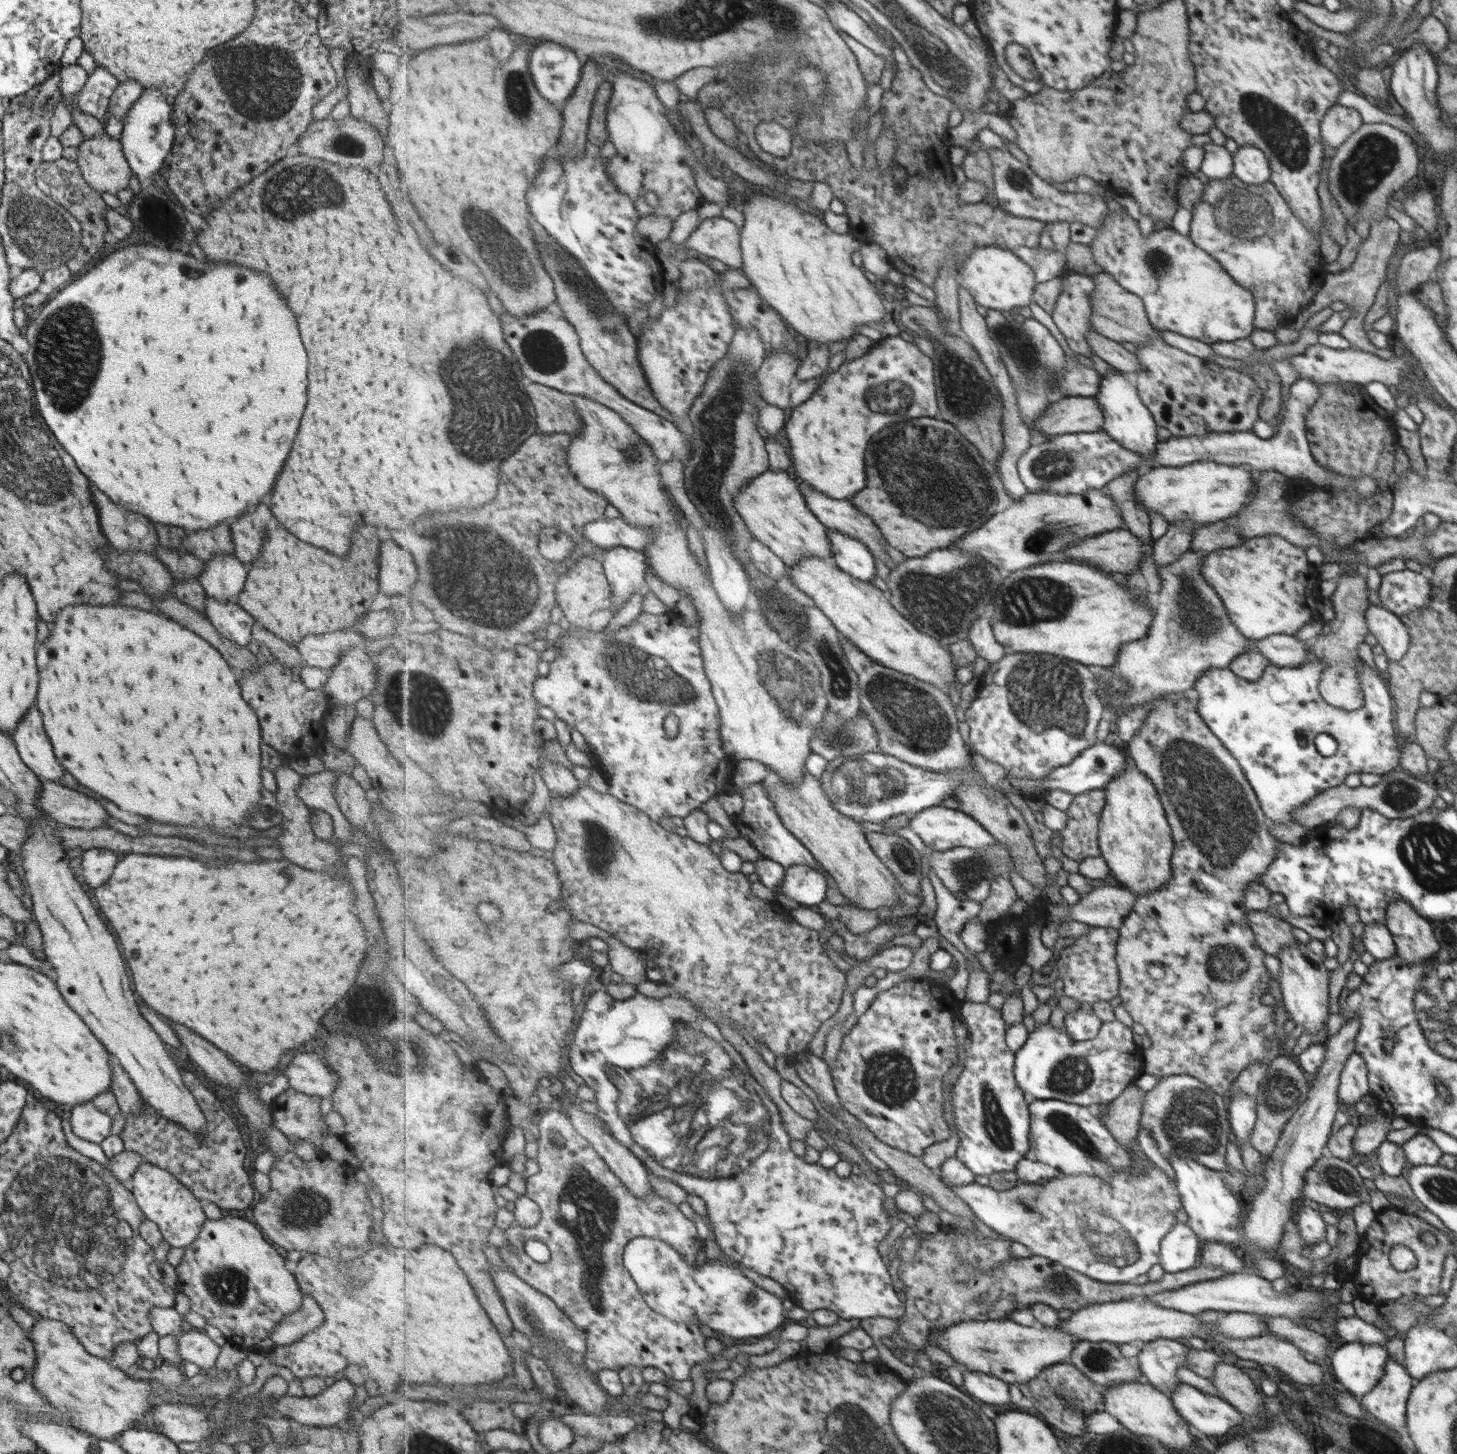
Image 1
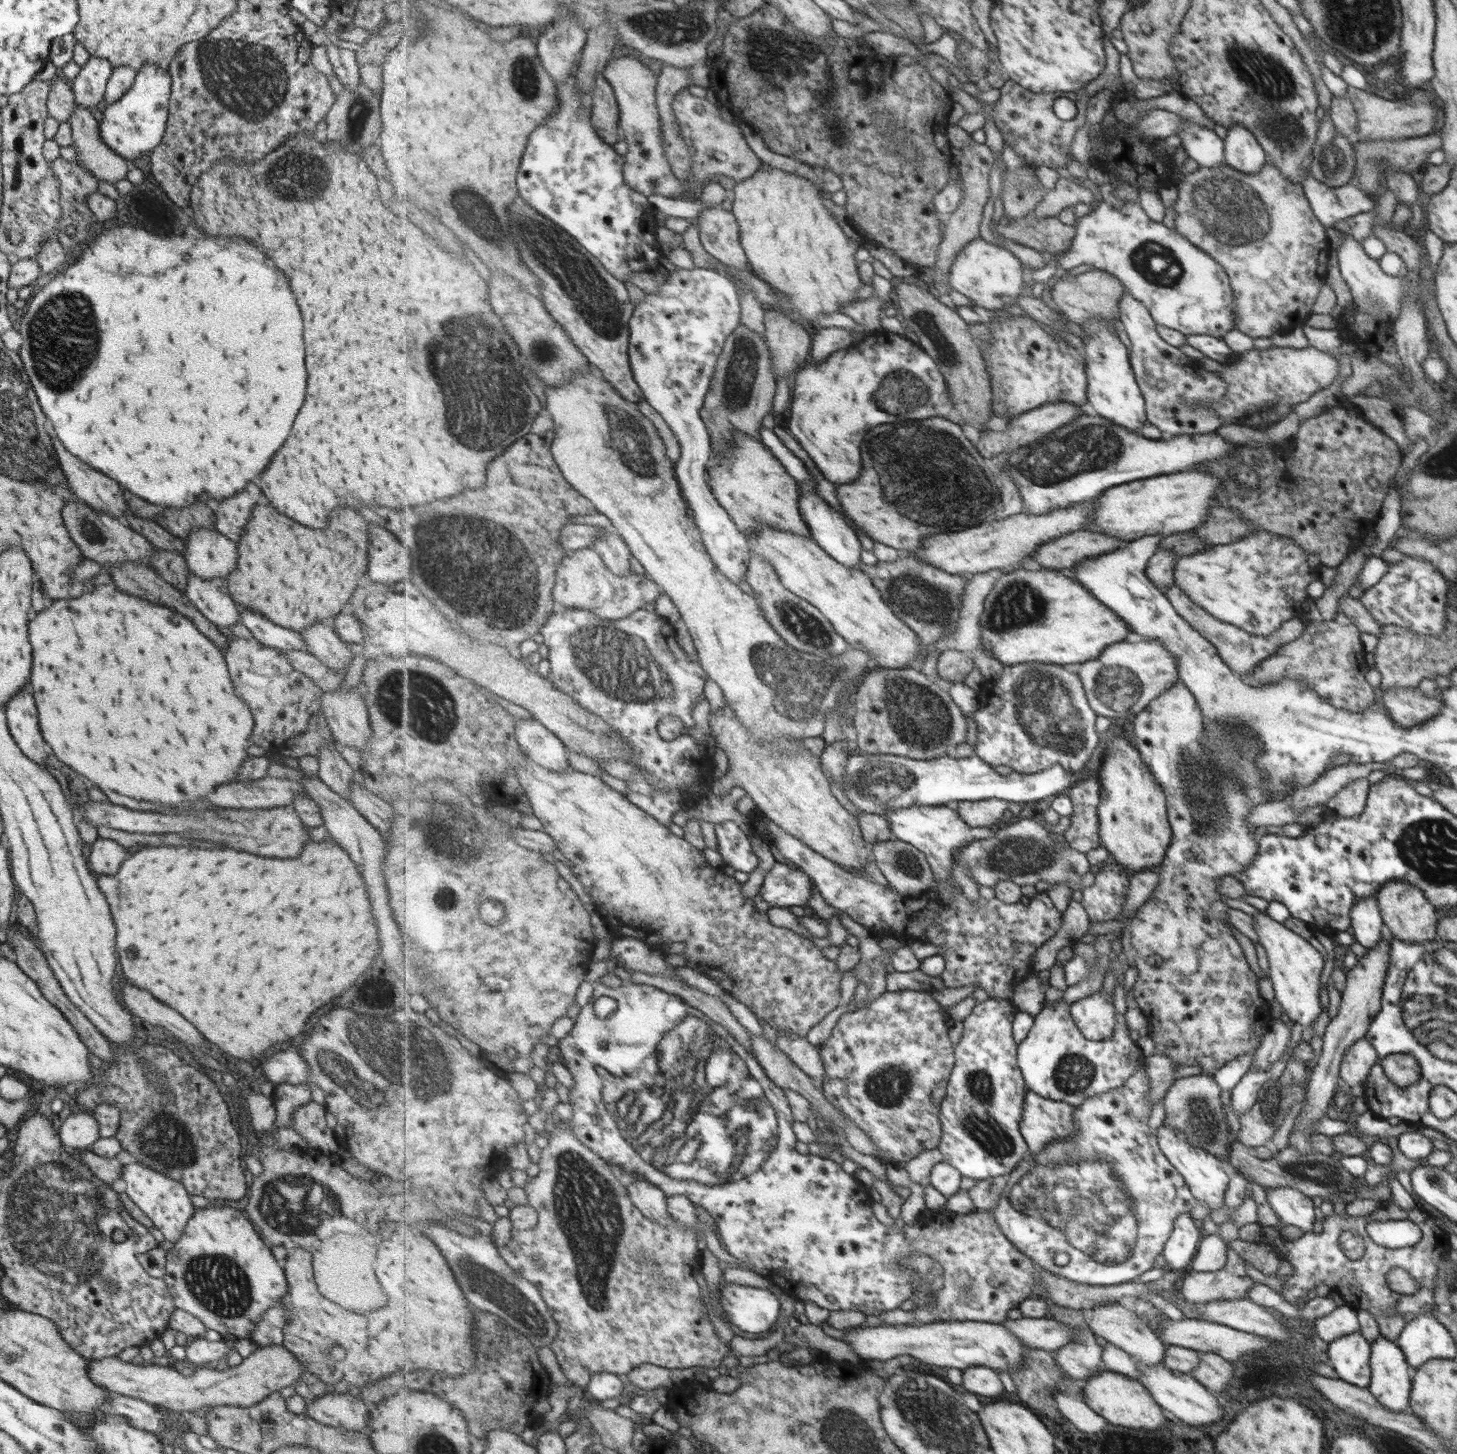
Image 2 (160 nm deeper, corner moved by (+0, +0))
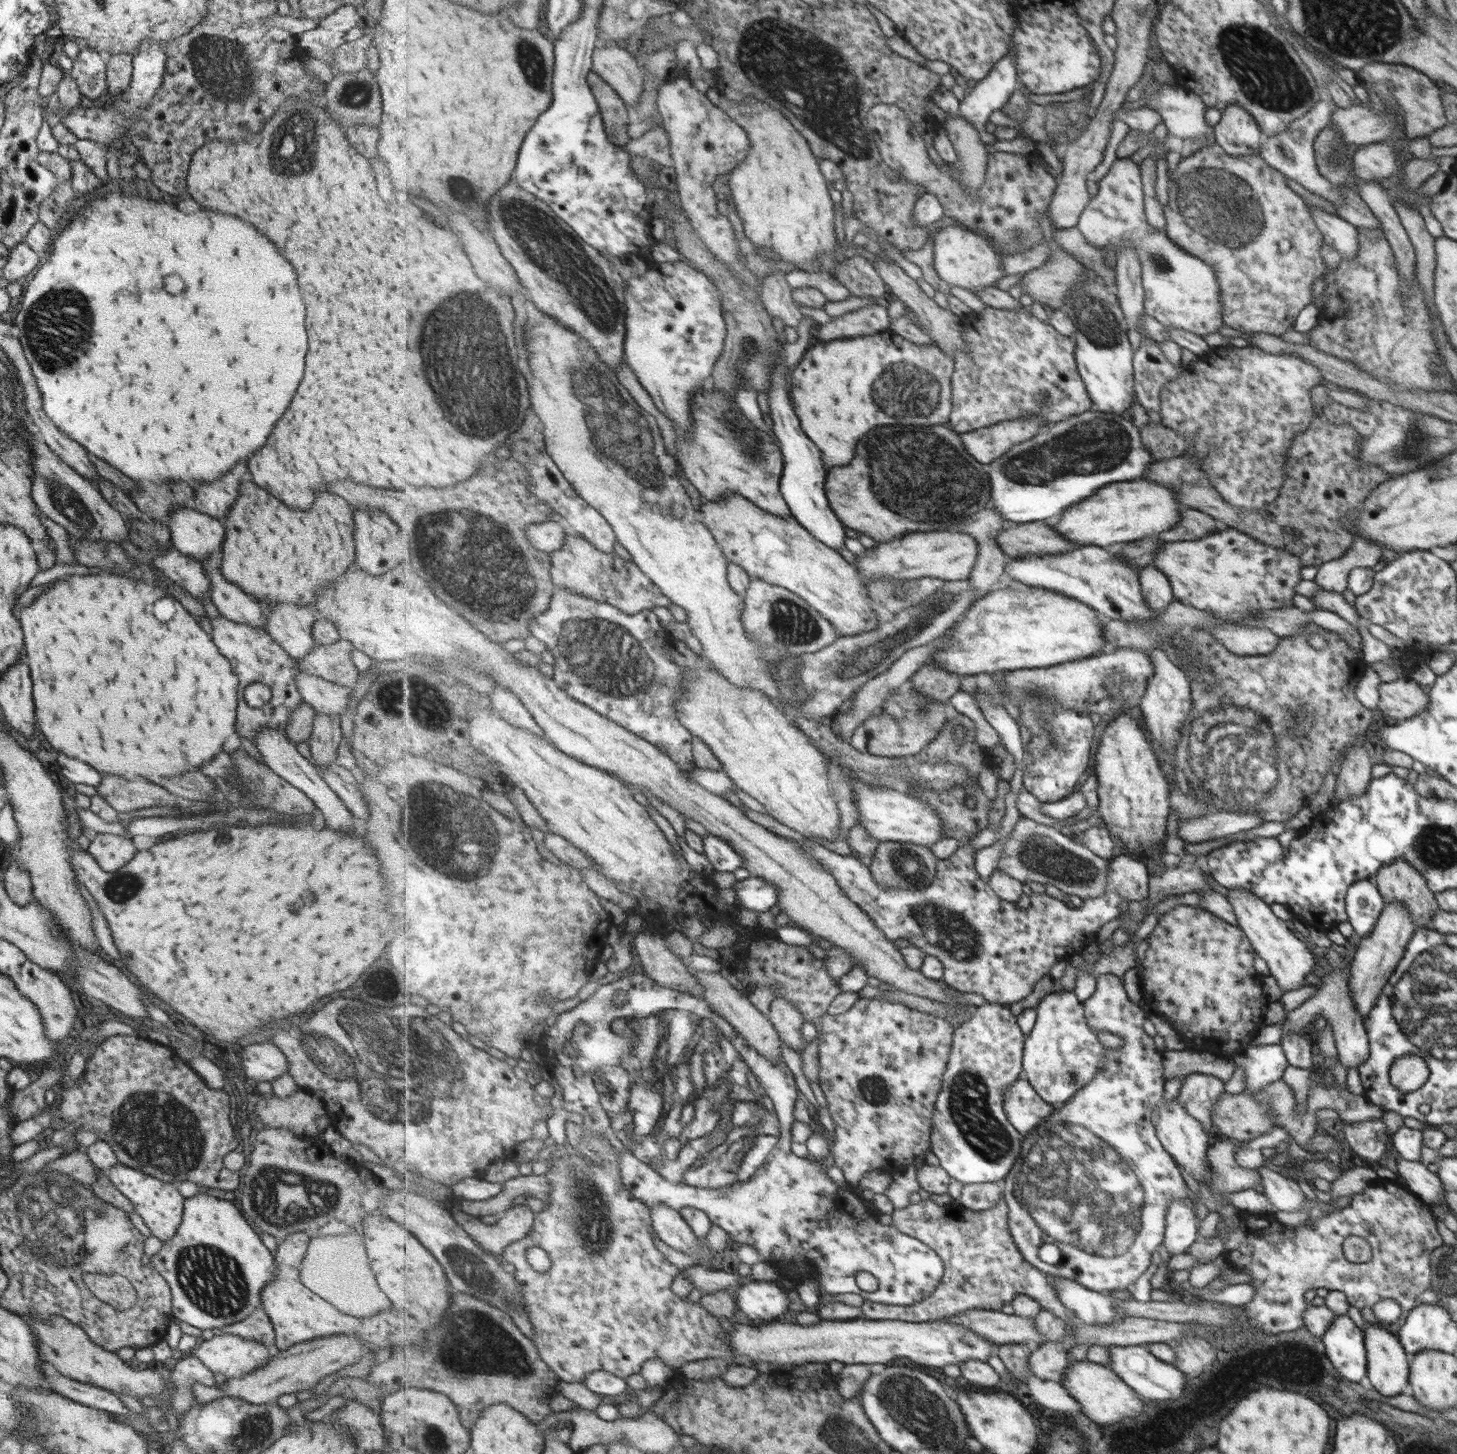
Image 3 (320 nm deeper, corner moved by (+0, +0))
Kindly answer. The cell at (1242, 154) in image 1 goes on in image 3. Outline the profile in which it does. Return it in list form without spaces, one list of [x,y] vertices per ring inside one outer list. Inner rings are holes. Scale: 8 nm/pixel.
[[[1228,106],[1227,109],[1220,111],[1219,121],[1212,126],[1214,132],[1214,142],[1217,146],[1222,147],[1231,158],[1249,158],[1253,152],[1259,148],[1259,124],[1243,107]]]

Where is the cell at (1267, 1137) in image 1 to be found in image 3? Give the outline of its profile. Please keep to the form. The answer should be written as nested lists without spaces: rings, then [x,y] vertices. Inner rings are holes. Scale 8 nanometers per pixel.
[[[1245,1092],[1221,1096],[1211,1110],[1211,1118],[1217,1132],[1236,1142],[1268,1134],[1275,1120],[1265,1106]]]

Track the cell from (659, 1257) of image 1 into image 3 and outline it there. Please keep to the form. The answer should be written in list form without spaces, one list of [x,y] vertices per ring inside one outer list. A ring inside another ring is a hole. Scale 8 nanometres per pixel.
[[[751,1281],[739,1286],[736,1301],[750,1322],[772,1322],[788,1311],[791,1300],[787,1290],[788,1286],[783,1289],[773,1281]]]

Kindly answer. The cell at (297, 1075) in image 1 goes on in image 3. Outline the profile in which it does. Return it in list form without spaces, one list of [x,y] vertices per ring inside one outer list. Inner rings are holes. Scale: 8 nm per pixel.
[[[249,1043],[241,1048],[241,1068],[247,1078],[255,1081],[270,1082],[276,1076],[287,1074],[287,1059],[271,1043]]]

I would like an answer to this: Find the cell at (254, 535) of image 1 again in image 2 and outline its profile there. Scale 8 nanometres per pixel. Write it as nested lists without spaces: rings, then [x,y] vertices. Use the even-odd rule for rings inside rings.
[[[249,482],[249,486],[245,486],[245,490],[233,494],[233,498],[219,500],[217,508],[213,510],[215,528],[237,544],[239,536],[243,534],[241,530],[247,522],[247,516],[257,500],[259,500],[259,488],[253,486],[251,482]]]

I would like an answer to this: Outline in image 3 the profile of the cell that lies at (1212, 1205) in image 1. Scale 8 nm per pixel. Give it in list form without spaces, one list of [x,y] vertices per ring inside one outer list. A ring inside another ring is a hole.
[[[1171,1099],[1161,1102],[1161,1106],[1157,1106],[1157,1126],[1156,1134],[1160,1141],[1164,1143],[1165,1150],[1177,1159],[1177,1164],[1182,1166],[1197,1182],[1203,1184],[1211,1177],[1211,1170],[1205,1160],[1205,1151],[1209,1146],[1209,1136],[1203,1132],[1201,1124],[1195,1121],[1177,1100]]]

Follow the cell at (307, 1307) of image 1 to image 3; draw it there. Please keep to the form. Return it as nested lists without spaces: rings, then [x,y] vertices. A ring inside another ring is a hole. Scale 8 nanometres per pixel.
[[[257,1308],[243,1320],[222,1326],[220,1331],[225,1334],[240,1336],[258,1343],[273,1346],[274,1330],[269,1317],[261,1308]]]

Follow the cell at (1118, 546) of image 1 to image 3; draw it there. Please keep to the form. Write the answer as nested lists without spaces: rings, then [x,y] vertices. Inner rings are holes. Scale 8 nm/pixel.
[[[1042,521],[1008,523],[997,536],[997,543],[1012,558],[1061,556],[1081,545],[1069,542],[1059,531]]]

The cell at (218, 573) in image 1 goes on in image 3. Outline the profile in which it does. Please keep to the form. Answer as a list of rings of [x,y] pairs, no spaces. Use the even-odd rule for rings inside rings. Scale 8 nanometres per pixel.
[[[179,506],[175,507],[175,510],[169,514],[166,525],[175,550],[185,556],[194,558],[197,564],[201,564],[201,561],[205,559],[217,561],[221,551],[221,542],[223,542],[223,536],[225,536],[225,530],[215,518],[201,514],[191,506]]]

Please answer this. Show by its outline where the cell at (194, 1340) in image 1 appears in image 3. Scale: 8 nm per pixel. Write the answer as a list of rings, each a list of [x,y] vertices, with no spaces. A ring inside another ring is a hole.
[[[222,1333],[198,1341],[193,1356],[212,1374],[239,1378],[263,1366],[279,1349],[254,1340]]]

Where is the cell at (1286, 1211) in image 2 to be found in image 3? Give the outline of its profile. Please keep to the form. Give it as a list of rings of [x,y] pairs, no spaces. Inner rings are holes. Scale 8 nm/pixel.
[[[1267,1164],[1255,1169],[1260,1176],[1262,1193],[1274,1206],[1275,1212],[1279,1210],[1279,1212],[1291,1213],[1302,1208],[1304,1195],[1293,1178]]]

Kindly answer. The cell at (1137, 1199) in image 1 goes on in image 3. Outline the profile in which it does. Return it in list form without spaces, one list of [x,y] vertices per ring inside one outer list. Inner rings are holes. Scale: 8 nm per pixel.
[[[1114,974],[1098,975],[1096,977],[1095,990],[1089,999],[1083,1002],[1084,1018],[1087,1020],[1088,1027],[1091,1028],[1092,1033],[1097,1035],[1099,1032],[1108,1032],[1118,1036],[1123,1040],[1121,1046],[1117,1048],[1107,1049],[1102,1062],[1105,1066],[1101,1066],[1089,1082],[1084,1084],[1067,1102],[1056,1106],[1055,1113],[1049,1117],[1047,1122],[1043,1122],[1039,1130],[1031,1130],[1027,1136],[1024,1136],[1021,1142],[1021,1154],[1015,1160],[1015,1165],[1007,1177],[1003,1179],[1002,1195],[1008,1202],[1010,1208],[1010,1229],[1012,1235],[1016,1239],[1017,1246],[1024,1254],[1024,1257],[1032,1262],[1036,1268],[1055,1277],[1065,1277],[1073,1279],[1081,1286],[1088,1288],[1092,1291],[1101,1292],[1101,1290],[1119,1290],[1125,1289],[1129,1284],[1141,1277],[1143,1272],[1147,1271],[1149,1266],[1149,1254],[1155,1250],[1155,1246],[1164,1240],[1159,1238],[1163,1236],[1163,1218],[1166,1218],[1165,1210],[1149,1210],[1146,1206],[1148,1204],[1169,1204],[1173,1200],[1189,1201],[1191,1199],[1190,1192],[1188,1191],[1179,1170],[1175,1168],[1171,1156],[1168,1151],[1161,1148],[1161,1144],[1155,1138],[1156,1130],[1153,1130],[1151,1124],[1151,1110],[1155,1108],[1155,1104],[1161,1100],[1163,1096],[1163,1078],[1161,1078],[1161,1054],[1155,1050],[1153,1046],[1153,1038],[1147,1036],[1141,1030],[1141,1022],[1143,1022],[1143,1012],[1139,1006],[1131,1004],[1119,978]]]

